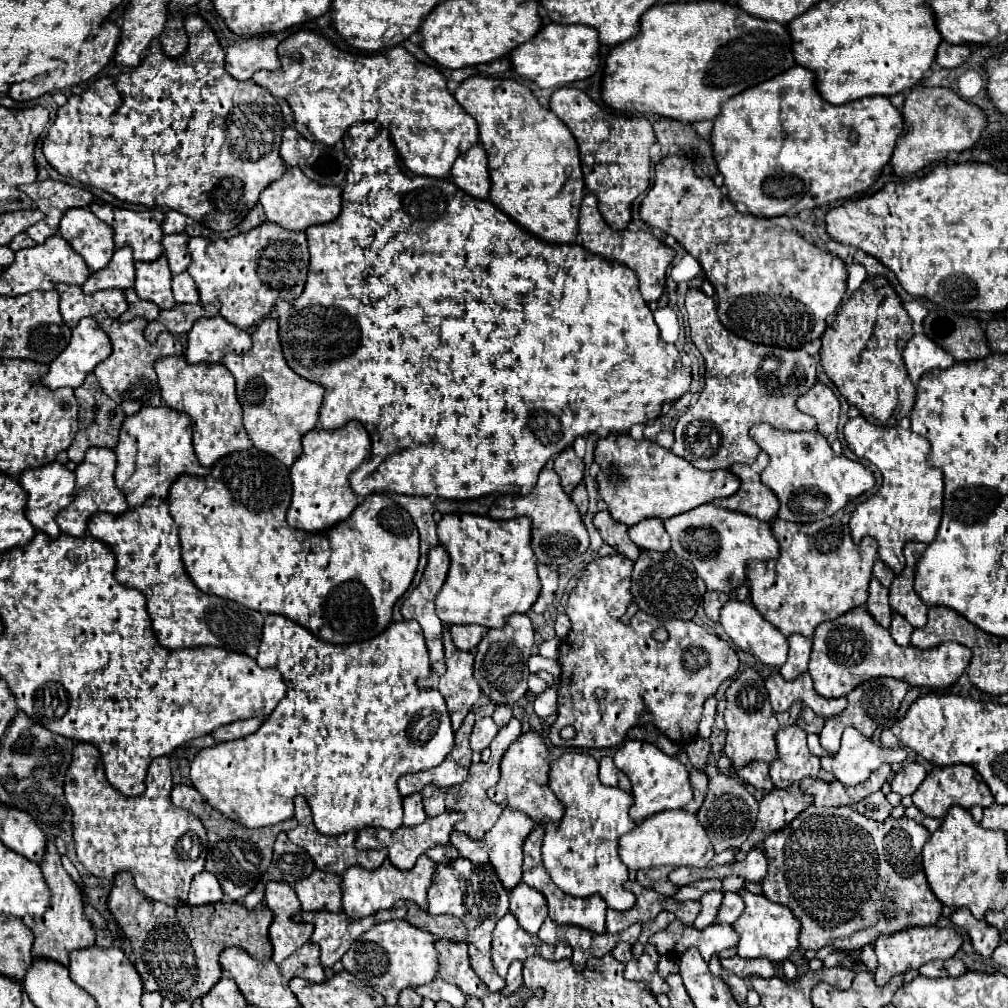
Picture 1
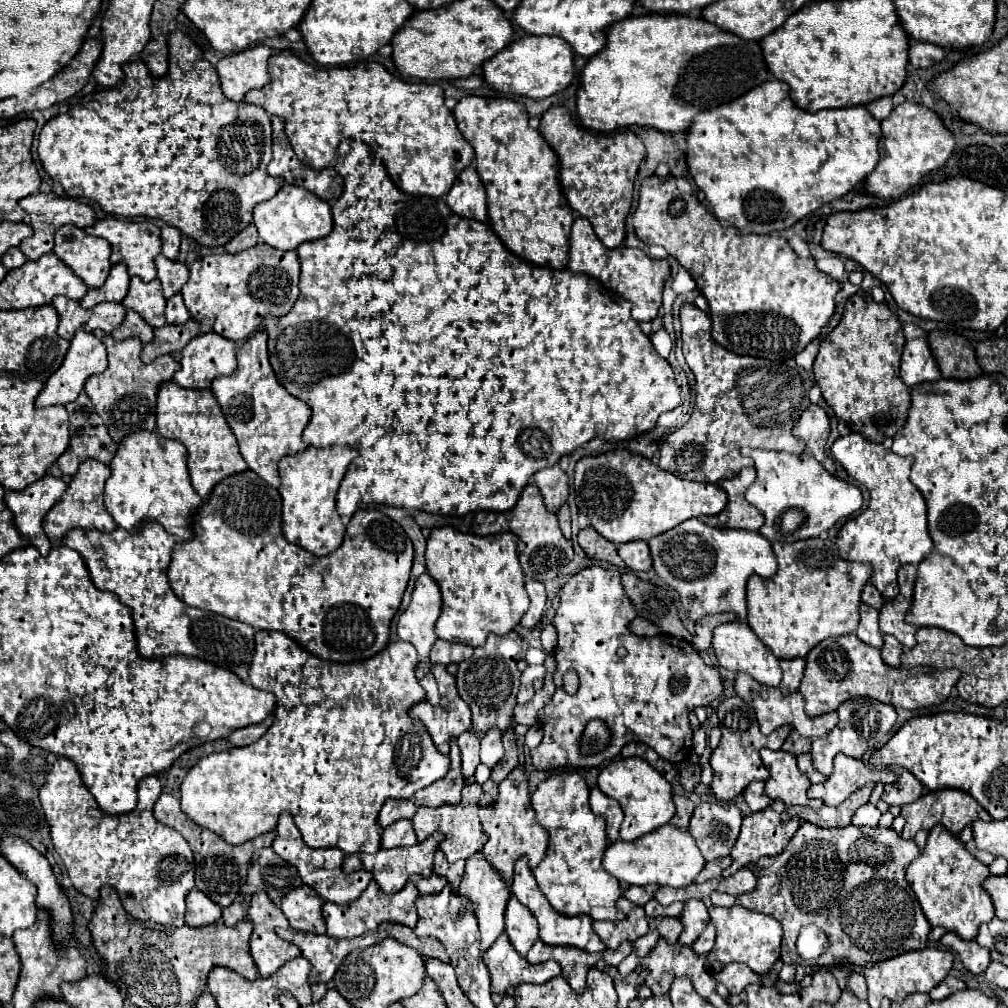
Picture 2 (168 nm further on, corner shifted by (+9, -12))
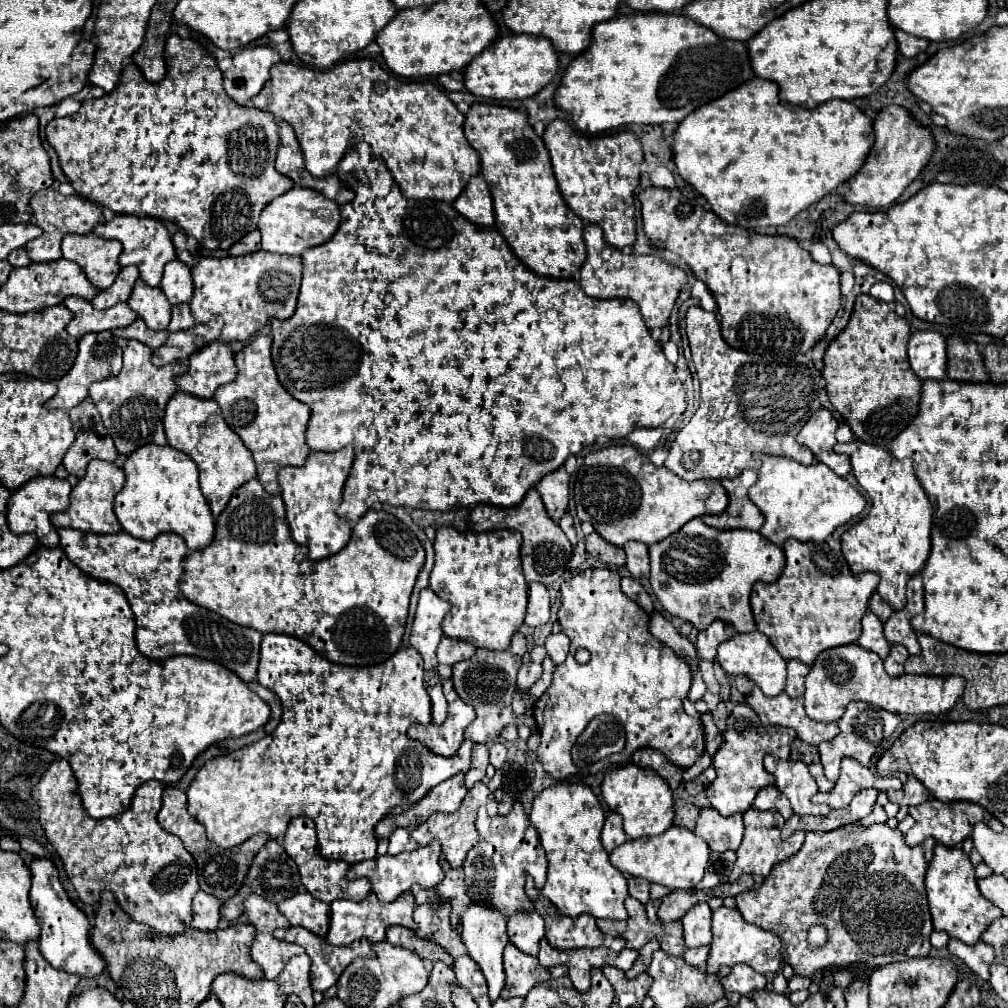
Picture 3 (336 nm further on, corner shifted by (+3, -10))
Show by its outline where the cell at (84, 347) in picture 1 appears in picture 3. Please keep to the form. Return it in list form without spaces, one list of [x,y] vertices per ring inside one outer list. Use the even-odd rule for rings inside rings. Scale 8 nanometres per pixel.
[[[99,332],[99,334],[87,334],[79,340],[79,354],[77,360],[73,364],[73,368],[59,380],[59,390],[57,394],[45,402],[45,406],[49,410],[71,410],[75,406],[79,406],[89,392],[89,386],[93,382],[105,380],[109,376],[117,376],[121,370],[121,356],[123,350],[115,344],[113,334],[111,332]]]

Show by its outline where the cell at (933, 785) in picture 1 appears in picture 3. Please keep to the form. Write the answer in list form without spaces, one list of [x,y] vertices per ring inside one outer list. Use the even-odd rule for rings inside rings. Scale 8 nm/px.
[[[929,798],[927,802],[919,804],[919,806],[911,806],[909,808],[909,814],[915,818],[915,826],[905,834],[905,842],[909,846],[917,846],[921,844],[925,838],[935,838],[939,844],[947,846],[947,848],[953,848],[953,846],[959,846],[965,838],[971,836],[971,830],[977,822],[981,820],[993,820],[993,816],[977,806],[977,804],[971,804],[971,802],[951,802],[951,804],[943,804],[935,798]]]

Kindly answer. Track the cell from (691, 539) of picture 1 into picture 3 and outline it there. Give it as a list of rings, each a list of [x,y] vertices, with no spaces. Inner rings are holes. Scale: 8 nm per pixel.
[[[699,518],[687,522],[683,530],[671,534],[663,542],[649,548],[651,558],[651,588],[661,602],[661,606],[677,618],[691,622],[699,632],[705,630],[711,622],[721,620],[735,628],[735,632],[753,632],[755,620],[749,606],[749,594],[755,582],[775,582],[785,566],[785,554],[773,542],[767,542],[759,532],[751,530],[715,530],[703,524]]]

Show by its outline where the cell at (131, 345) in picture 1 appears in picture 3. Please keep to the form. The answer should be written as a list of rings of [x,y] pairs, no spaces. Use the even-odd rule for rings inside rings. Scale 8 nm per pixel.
[[[115,338],[115,342],[123,348],[123,370],[119,376],[111,376],[103,382],[95,382],[89,388],[89,398],[97,406],[103,426],[115,440],[115,448],[119,454],[129,456],[133,450],[145,444],[167,444],[163,432],[163,414],[165,404],[177,392],[173,364],[157,368],[151,364],[151,348],[139,340]]]

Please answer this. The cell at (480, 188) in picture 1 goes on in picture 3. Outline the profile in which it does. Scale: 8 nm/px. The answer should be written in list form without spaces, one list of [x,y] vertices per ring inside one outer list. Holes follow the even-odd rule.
[[[483,176],[471,178],[471,182],[455,200],[453,206],[459,214],[463,214],[469,222],[475,222],[477,226],[495,226],[493,198]]]

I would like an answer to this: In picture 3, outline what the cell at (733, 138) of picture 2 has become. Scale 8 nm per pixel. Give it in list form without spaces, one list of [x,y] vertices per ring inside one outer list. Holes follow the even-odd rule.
[[[753,78],[731,90],[731,94],[723,94],[723,98],[699,106],[695,114],[689,114],[677,126],[671,150],[679,176],[711,204],[719,218],[741,228],[761,230],[761,226],[787,224],[795,214],[847,182],[865,162],[871,144],[871,120],[855,104],[847,100],[827,100],[813,110],[799,108],[779,100],[775,82]]]

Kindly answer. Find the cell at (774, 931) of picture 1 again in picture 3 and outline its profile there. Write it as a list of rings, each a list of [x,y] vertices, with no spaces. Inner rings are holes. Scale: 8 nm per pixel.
[[[717,908],[713,912],[713,942],[705,972],[715,974],[715,968],[735,966],[739,962],[749,964],[759,974],[775,974],[781,968],[781,940],[775,934],[745,922],[737,908]]]

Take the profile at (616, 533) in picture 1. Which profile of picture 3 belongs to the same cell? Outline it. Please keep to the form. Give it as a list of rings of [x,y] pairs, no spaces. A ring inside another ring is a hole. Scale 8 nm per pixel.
[[[593,532],[593,534],[589,534],[585,538],[585,546],[587,546],[587,554],[593,556],[595,560],[601,560],[601,562],[613,564],[613,566],[623,566],[625,564],[625,552],[623,552],[623,548],[611,546],[597,532]]]

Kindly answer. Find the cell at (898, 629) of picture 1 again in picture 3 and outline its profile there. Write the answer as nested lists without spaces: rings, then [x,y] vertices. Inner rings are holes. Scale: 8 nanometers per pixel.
[[[893,644],[889,656],[887,656],[885,662],[883,662],[883,664],[885,664],[885,672],[887,672],[889,676],[901,676],[901,674],[903,674],[903,664],[905,664],[907,656],[909,656],[909,652],[907,652],[905,646]]]

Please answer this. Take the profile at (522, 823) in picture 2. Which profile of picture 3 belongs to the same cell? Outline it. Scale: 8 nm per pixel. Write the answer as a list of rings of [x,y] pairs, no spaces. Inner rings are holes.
[[[515,804],[511,814],[505,818],[489,818],[481,814],[475,820],[475,824],[477,824],[477,832],[481,834],[481,840],[467,854],[463,862],[467,896],[477,904],[485,904],[505,914],[505,918],[511,918],[517,912],[535,910],[535,906],[531,904],[531,900],[525,896],[525,890],[523,890],[525,874],[531,874],[535,880],[535,886],[541,890],[547,876],[547,858],[539,842],[537,830],[531,826],[523,806]]]

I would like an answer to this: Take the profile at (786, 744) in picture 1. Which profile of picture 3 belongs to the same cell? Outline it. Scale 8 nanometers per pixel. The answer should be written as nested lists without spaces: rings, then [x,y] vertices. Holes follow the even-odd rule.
[[[773,756],[765,758],[765,770],[775,776],[775,786],[781,794],[785,794],[791,802],[791,808],[799,816],[825,816],[829,814],[829,806],[813,804],[811,796],[817,794],[817,784],[809,774],[807,764],[803,762],[783,762]]]

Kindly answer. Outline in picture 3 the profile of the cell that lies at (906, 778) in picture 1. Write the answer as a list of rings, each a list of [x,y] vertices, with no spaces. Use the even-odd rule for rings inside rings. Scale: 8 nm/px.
[[[907,776],[907,782],[903,784],[901,790],[887,790],[887,796],[891,802],[899,806],[917,806],[929,800],[929,790],[915,778]]]

